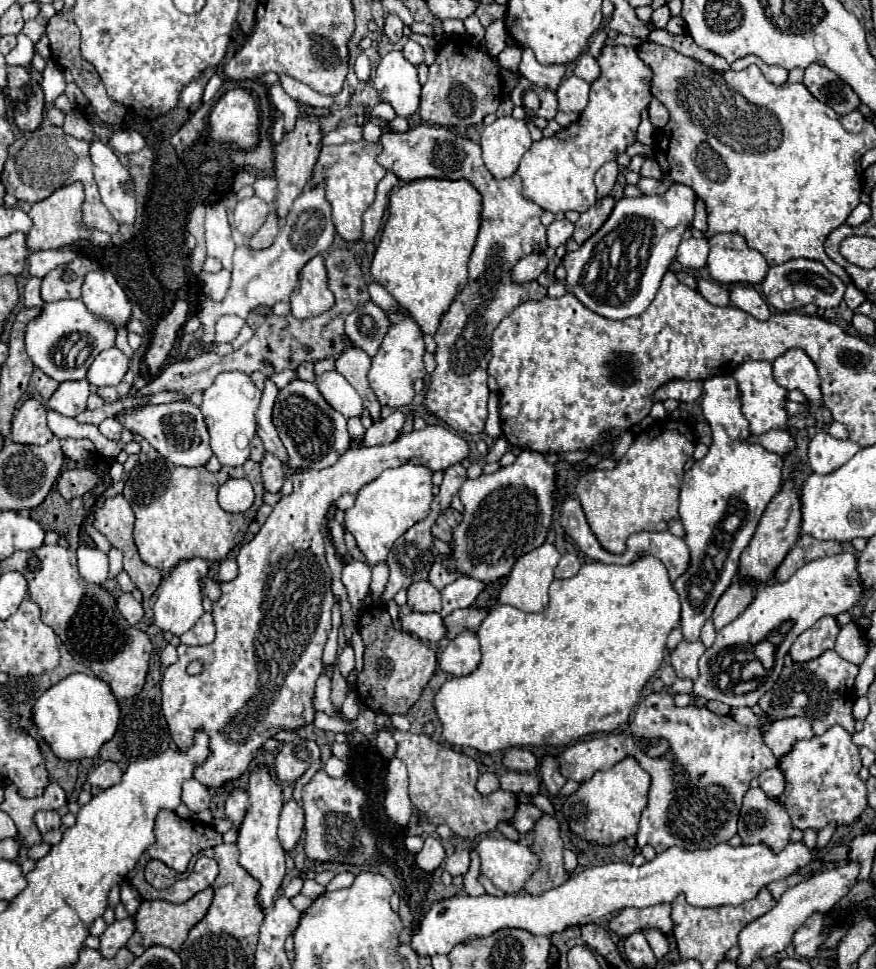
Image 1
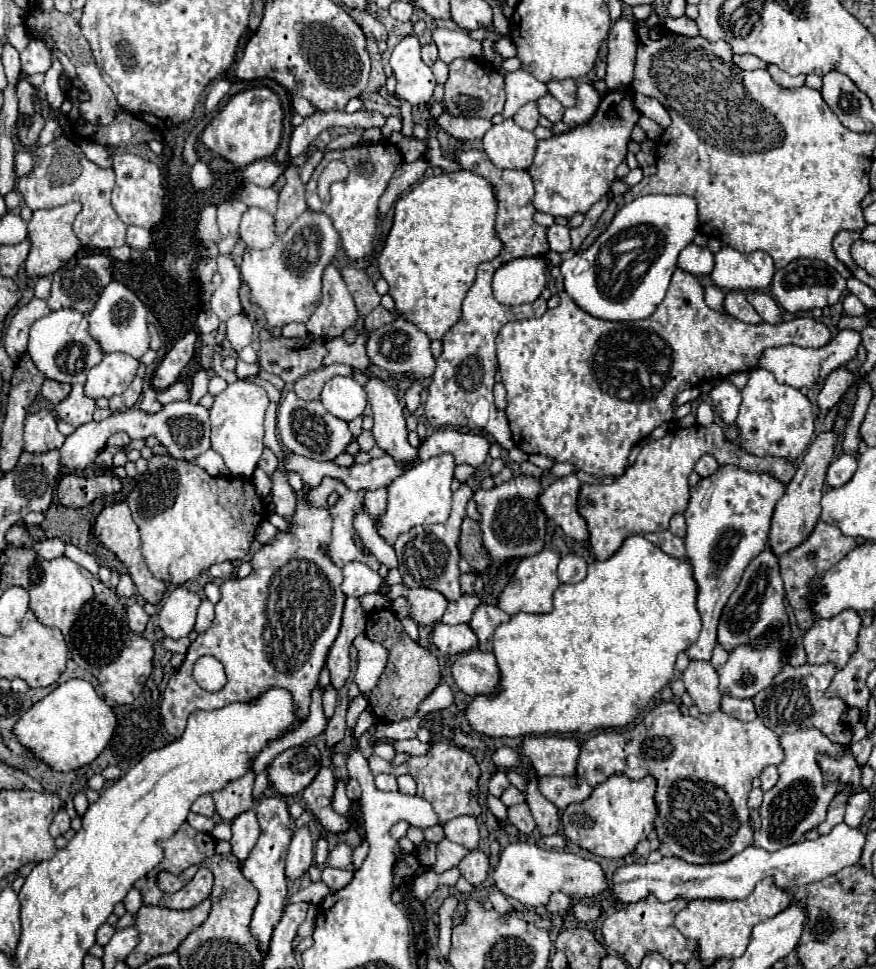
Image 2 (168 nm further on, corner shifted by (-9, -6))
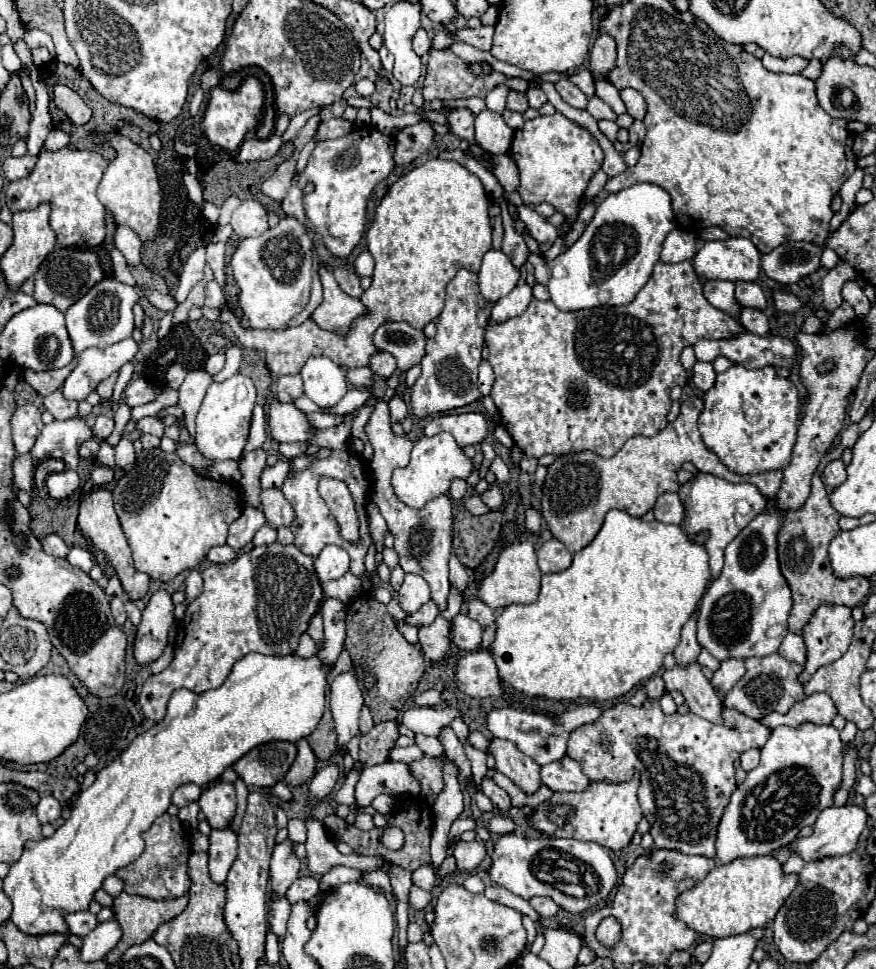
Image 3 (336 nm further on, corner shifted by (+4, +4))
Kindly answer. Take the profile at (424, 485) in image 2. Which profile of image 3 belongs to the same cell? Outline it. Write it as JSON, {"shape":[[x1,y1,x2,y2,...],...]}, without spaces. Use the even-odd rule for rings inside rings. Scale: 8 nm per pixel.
{"shape":[[441,432,433,438,421,438,411,452,411,462,405,468,397,468,391,478,391,486,395,496,411,508,425,508,425,504,441,494,449,492,449,484,453,478,467,478,473,470,473,462,463,454,463,450,455,444,455,438,447,432]]}

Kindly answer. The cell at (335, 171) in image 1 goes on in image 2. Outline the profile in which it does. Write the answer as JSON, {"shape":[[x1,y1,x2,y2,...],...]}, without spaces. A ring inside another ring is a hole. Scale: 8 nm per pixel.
{"shape":[[382,140,378,144,360,144,360,146,354,146,348,150,330,150,324,154,322,162,316,166,316,170,308,182,308,188,306,188,308,208,314,212,324,212,330,216,336,232,340,234,342,248,350,260,362,260,366,254,372,252,372,240,374,240,376,222,378,222,378,200,380,200,382,192,386,190,394,170,400,164,402,164,400,150,394,144,390,144,388,140],[330,160,346,162,350,174,344,182,334,182,330,186,332,200,328,204,324,204,324,202,320,202,320,198,316,194,316,180]]}

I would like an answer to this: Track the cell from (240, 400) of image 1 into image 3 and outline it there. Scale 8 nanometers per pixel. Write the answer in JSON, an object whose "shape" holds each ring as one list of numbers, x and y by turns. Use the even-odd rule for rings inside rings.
{"shape":[[235,374,225,382,213,382,207,388,203,404,197,412,195,426,195,446,199,452,209,460,237,460,247,444,249,426,251,426,251,412,255,406,255,386,249,376]]}

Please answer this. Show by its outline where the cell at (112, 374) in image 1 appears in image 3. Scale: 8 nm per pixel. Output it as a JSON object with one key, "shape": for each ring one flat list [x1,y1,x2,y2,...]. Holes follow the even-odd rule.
{"shape":[[133,338,121,340,105,350,89,348,77,356,77,366,63,384,63,396,69,400,85,400,99,382,117,372,125,362,131,362,137,354]]}

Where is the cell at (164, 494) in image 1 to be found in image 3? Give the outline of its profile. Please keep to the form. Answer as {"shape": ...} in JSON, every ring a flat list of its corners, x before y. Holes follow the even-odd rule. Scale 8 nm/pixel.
{"shape":[[161,448,143,450,137,454,135,464,125,472,113,490,115,510,121,520,123,532,129,540,135,568,149,574,155,580,169,582,179,572,195,568,207,554,209,548,227,542,229,526,241,516,241,494,239,488,229,482,217,482,199,476,189,464,185,464,175,452,167,454]]}

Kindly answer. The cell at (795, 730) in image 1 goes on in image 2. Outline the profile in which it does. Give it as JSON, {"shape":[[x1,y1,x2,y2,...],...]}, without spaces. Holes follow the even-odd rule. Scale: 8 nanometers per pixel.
{"shape":[[816,728,798,730,794,734,780,736,780,744,786,752,784,760,778,764,778,782,764,792,762,804,760,804,760,830,754,830,754,844,756,848,764,848,768,852,776,852,784,846,796,844,804,840,804,834,814,830,818,824,826,820,826,810,836,796,836,790,840,782,824,782,822,770,818,766,818,754,826,754,830,758,840,758,846,752,844,744,832,742,828,736,824,736]]}

